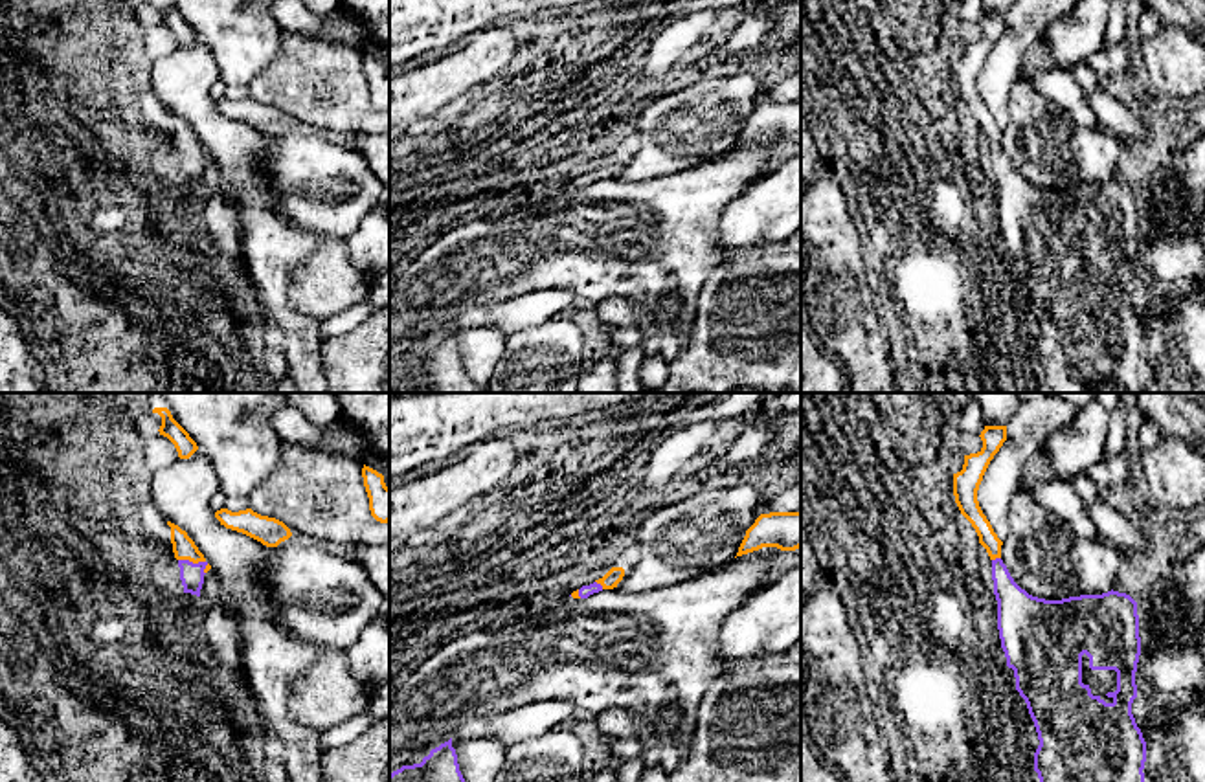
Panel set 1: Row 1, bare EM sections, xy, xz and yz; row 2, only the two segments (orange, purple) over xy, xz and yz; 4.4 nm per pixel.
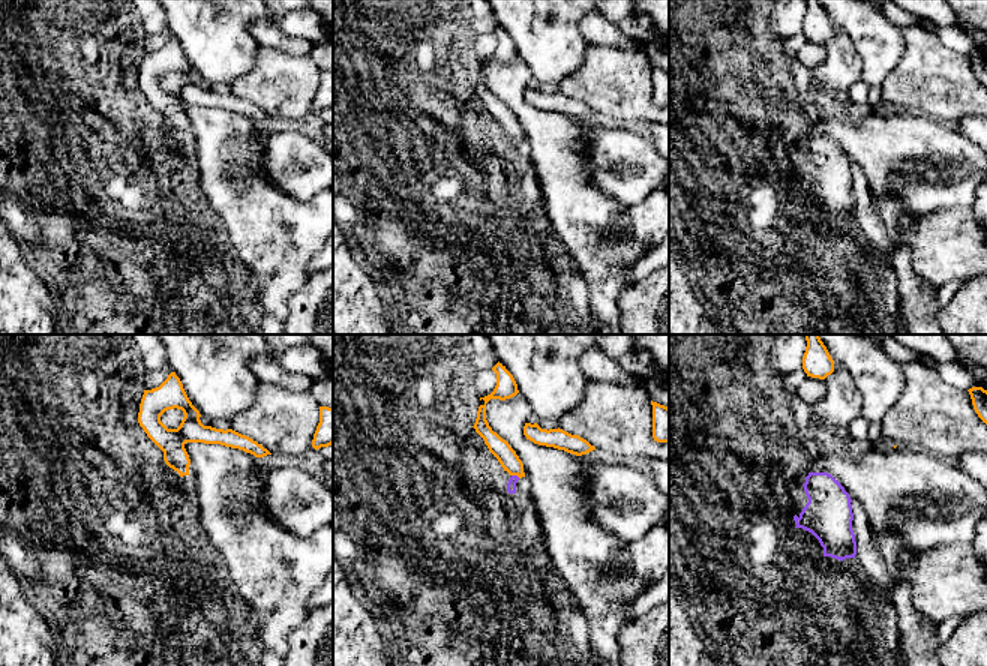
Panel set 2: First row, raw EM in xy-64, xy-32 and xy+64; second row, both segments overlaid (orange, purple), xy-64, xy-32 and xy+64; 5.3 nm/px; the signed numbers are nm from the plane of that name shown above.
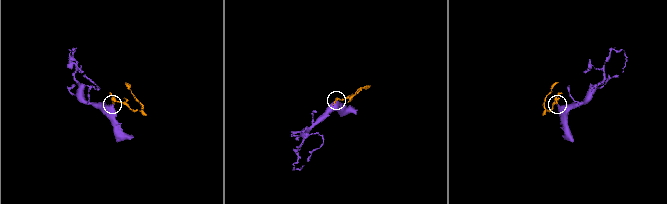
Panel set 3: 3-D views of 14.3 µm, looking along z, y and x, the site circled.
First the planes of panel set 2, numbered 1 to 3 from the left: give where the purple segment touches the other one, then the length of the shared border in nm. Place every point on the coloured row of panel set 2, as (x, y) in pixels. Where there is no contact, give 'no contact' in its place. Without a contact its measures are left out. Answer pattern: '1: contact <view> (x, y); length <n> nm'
1: no contact
2: contact xy-32 (516, 474); length 50 nm
3: no contact

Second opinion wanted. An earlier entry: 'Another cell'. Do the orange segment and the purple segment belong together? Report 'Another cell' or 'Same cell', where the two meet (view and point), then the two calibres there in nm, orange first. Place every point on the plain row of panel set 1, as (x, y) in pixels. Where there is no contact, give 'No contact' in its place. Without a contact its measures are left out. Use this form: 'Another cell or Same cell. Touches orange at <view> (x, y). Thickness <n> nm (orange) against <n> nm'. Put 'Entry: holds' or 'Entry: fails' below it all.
Same cell. Touches orange at xy (193, 151). Thickness 100 nm (orange) against 110 nm
Entry: fails

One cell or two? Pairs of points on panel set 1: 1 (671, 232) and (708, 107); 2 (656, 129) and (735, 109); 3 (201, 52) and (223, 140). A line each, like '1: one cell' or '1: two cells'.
1: two cells
2: one cell
3: one cell

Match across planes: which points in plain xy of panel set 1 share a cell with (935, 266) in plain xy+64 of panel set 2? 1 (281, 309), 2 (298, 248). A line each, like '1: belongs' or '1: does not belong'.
1: does not belong
2: does not belong

